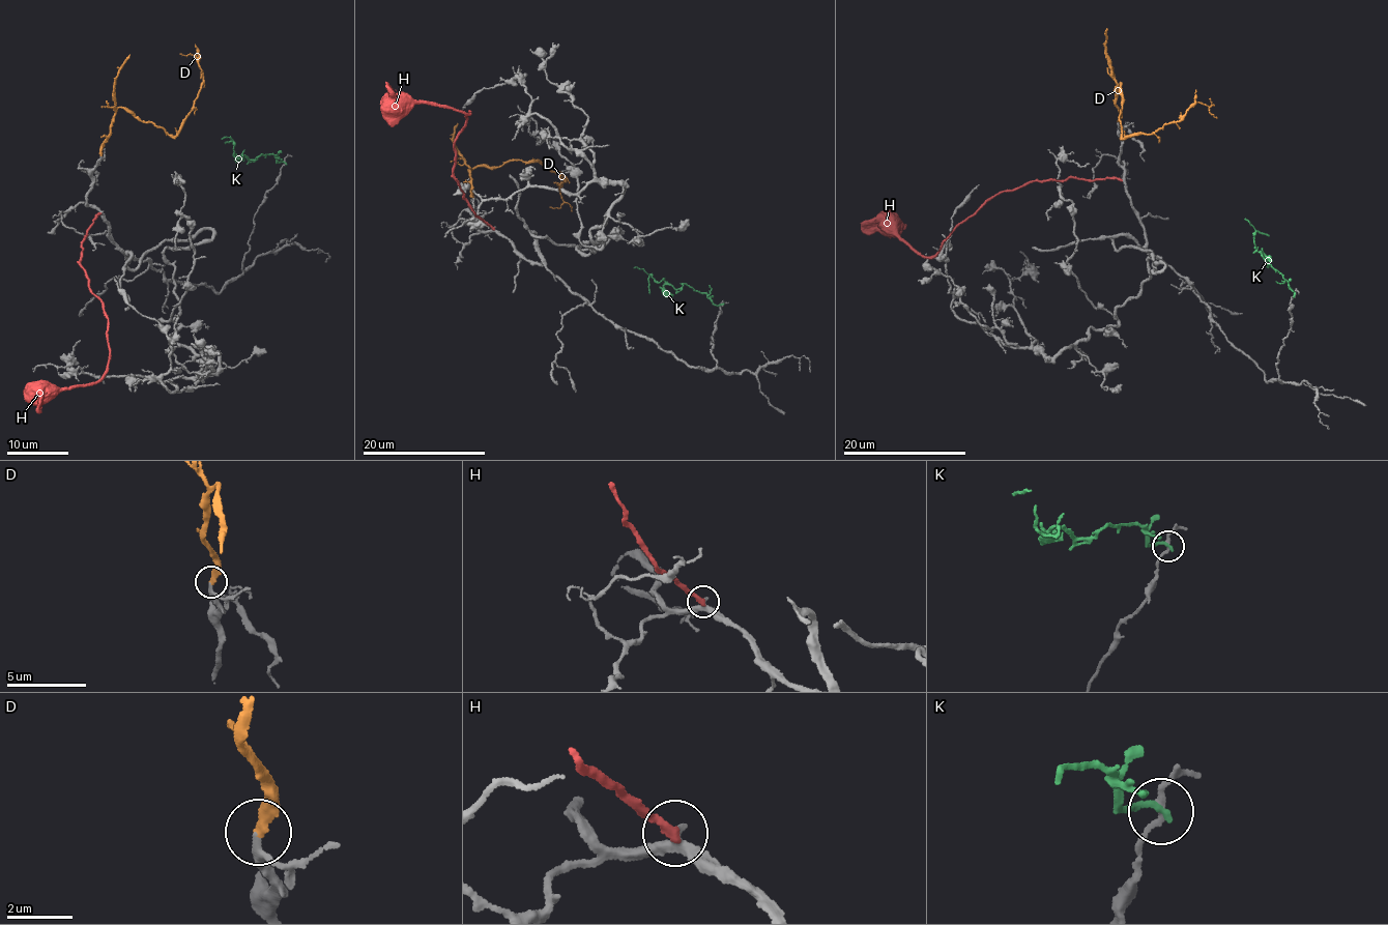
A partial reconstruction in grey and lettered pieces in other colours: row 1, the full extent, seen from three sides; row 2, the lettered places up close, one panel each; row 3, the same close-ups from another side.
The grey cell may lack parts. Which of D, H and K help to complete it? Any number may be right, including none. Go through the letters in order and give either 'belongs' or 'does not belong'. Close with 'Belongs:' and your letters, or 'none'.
D: belongs
H: does not belong
K: does not belong
Belongs: D

